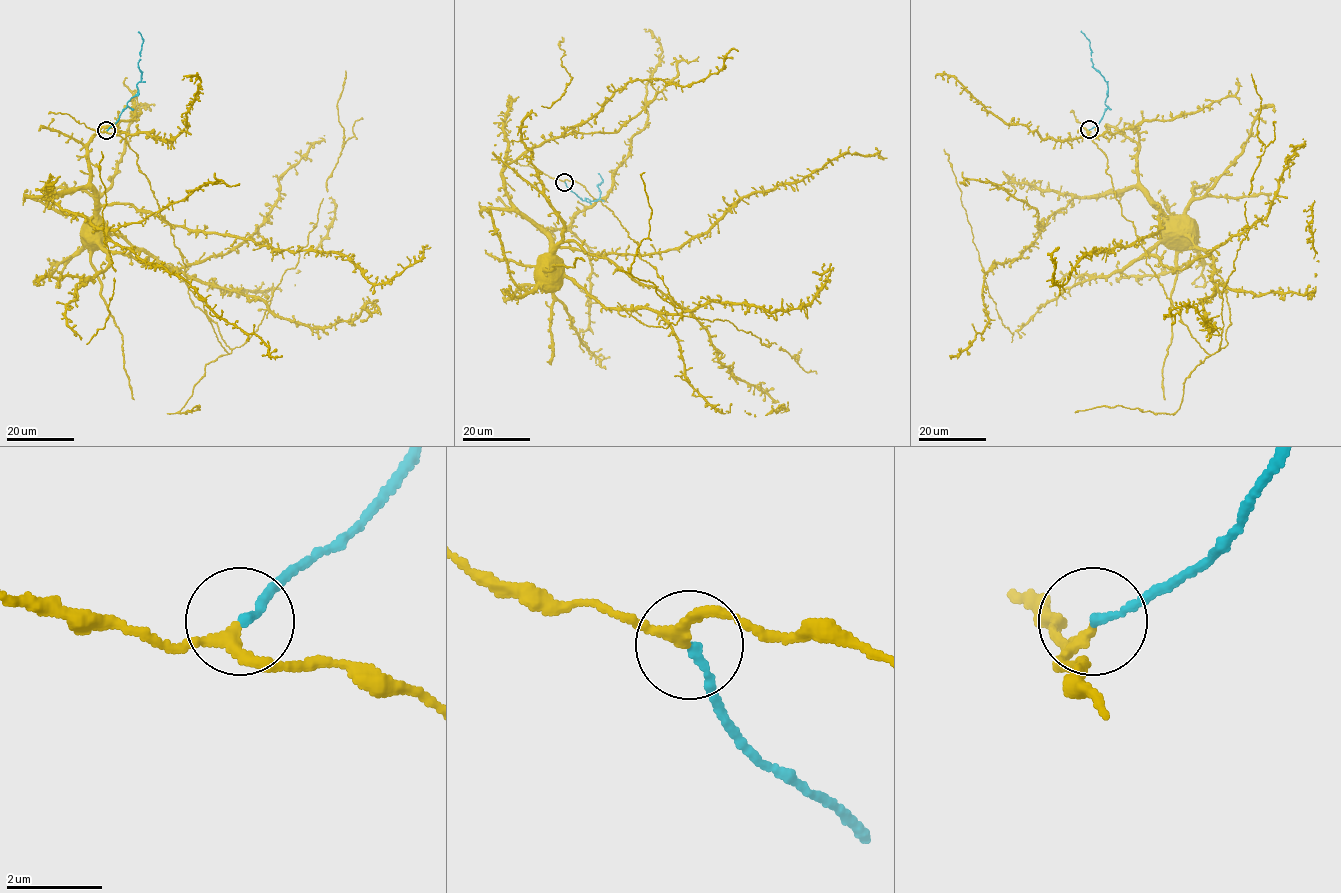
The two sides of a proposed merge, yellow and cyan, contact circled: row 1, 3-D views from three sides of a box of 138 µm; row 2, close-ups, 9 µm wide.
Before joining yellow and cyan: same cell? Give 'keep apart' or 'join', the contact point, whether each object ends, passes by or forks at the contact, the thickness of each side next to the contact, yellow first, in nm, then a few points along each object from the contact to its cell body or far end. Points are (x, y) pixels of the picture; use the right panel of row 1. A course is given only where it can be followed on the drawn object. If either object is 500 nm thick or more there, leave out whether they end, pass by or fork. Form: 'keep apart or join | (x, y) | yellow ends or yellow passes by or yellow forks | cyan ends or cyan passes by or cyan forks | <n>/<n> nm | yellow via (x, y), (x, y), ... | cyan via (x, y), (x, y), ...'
join | (1089, 129) | yellow passes by | cyan ends | 200/180 nm | yellow via (1089, 129), (1146, 262), (1211, 355), (1227, 344), (1226, 287), (1210, 270), (1212, 258), (1178, 230) | cyan via (1089, 129), (1094, 127), (1107, 108), (1104, 102), (1107, 84), (1093, 66), (1090, 41), (1080, 31)

